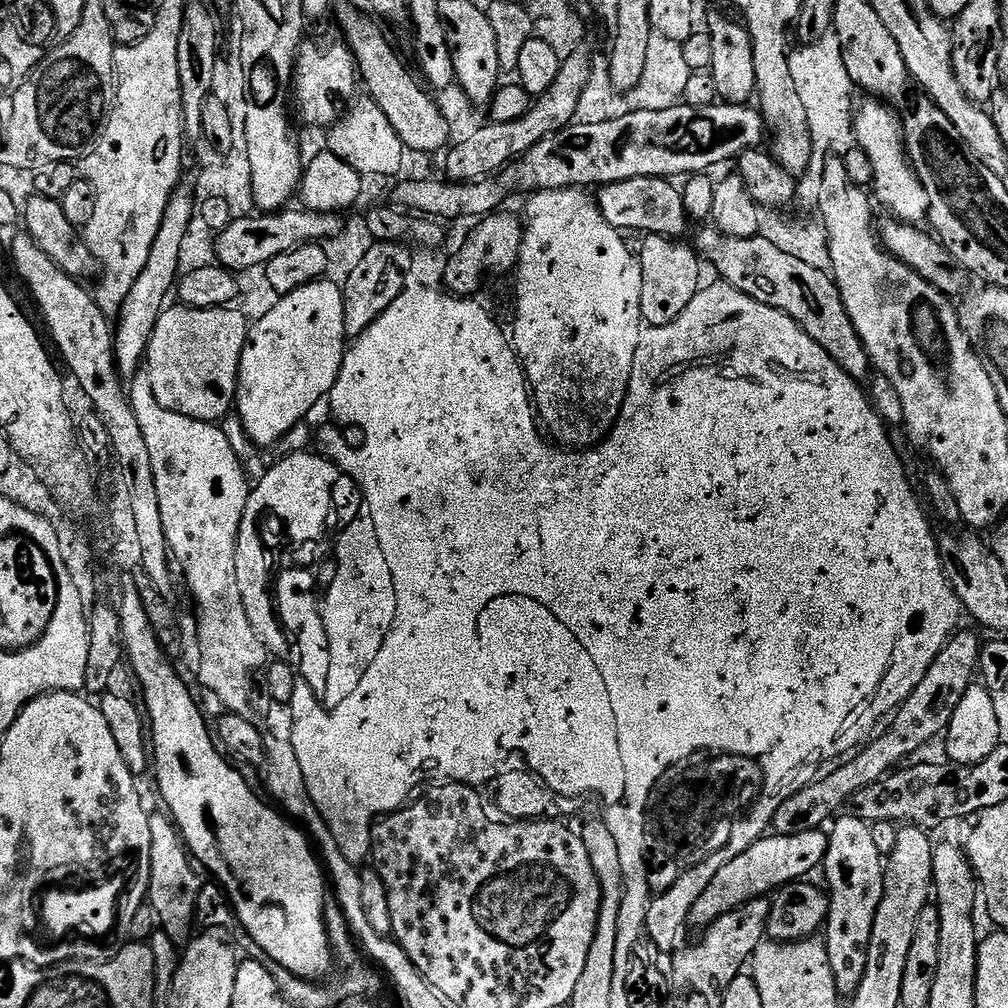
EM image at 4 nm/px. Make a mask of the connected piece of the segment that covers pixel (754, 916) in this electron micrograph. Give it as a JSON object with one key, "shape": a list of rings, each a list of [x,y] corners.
{"shape":[[[761,898],[746,902],[741,908],[730,910],[730,914],[718,918],[709,928],[703,929],[701,936],[704,937],[697,944],[684,949],[681,947],[670,968],[680,968],[680,978],[688,976],[688,980],[692,980],[697,990],[720,988],[726,991],[730,982],[734,982],[734,978],[741,975],[743,968],[740,967],[743,964],[745,967],[751,961],[756,948],[765,943],[768,930],[768,906],[769,901]]]}

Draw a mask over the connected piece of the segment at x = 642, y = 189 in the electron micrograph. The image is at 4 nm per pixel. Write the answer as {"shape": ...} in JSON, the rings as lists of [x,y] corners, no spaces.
{"shape":[[[658,176],[630,178],[626,182],[605,184],[599,189],[598,203],[602,218],[610,222],[610,226],[632,232],[647,233],[650,236],[683,237],[683,232],[690,225],[690,217],[684,205],[684,194],[676,188],[671,179]]]}

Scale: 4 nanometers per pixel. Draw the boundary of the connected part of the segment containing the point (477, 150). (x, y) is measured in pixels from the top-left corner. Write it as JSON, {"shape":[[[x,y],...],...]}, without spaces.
{"shape":[[[584,50],[576,51],[572,57],[561,63],[560,73],[554,86],[550,86],[548,93],[535,101],[534,107],[526,116],[505,124],[481,123],[465,135],[466,138],[461,144],[453,143],[446,152],[448,161],[444,164],[445,173],[443,172],[443,175],[449,181],[458,184],[495,177],[499,168],[506,167],[511,160],[517,159],[516,161],[519,161],[538,142],[542,142],[547,136],[552,136],[555,132],[561,132],[562,129],[569,127],[575,118],[580,95],[587,86],[593,70],[593,61],[588,61],[588,56],[584,52]]]}

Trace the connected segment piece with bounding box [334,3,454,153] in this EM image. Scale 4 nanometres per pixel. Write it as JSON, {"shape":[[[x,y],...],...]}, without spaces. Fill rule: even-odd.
{"shape":[[[337,3],[334,16],[335,12],[336,20],[344,31],[342,39],[356,60],[363,87],[365,84],[369,94],[372,95],[369,96],[371,103],[376,104],[378,110],[382,110],[382,114],[386,114],[386,122],[394,126],[394,134],[398,134],[405,149],[409,153],[440,151],[443,153],[453,139],[451,136],[454,135],[454,129],[443,117],[433,93],[419,79],[416,81],[412,77],[412,72],[404,65],[403,58],[392,49],[387,34],[380,29],[381,21],[373,18],[367,11],[359,12],[352,4]]]}

